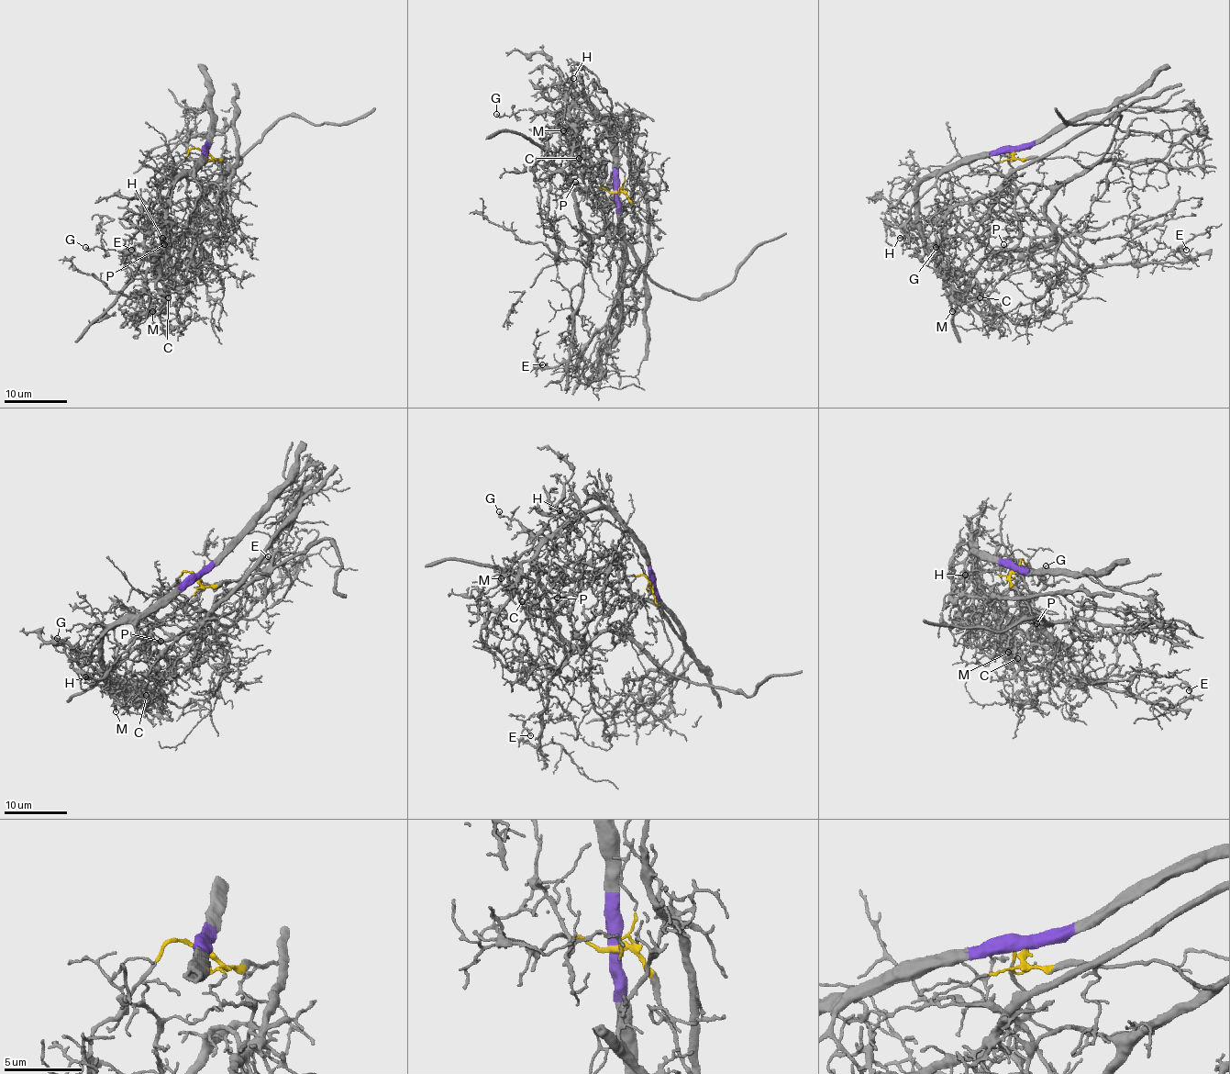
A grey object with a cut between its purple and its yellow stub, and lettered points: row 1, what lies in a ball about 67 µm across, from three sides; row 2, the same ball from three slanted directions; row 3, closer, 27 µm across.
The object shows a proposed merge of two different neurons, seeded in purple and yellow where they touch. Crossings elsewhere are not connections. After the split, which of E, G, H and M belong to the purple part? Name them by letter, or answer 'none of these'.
G, H, M

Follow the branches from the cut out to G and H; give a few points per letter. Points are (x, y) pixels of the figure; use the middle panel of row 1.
G: (615, 192), (612, 139), (585, 97), (579, 95), (552, 111), (495, 115)
H: (615, 192), (612, 139), (596, 108), (585, 97), (581, 95), (570, 104), (567, 88), (572, 78)

